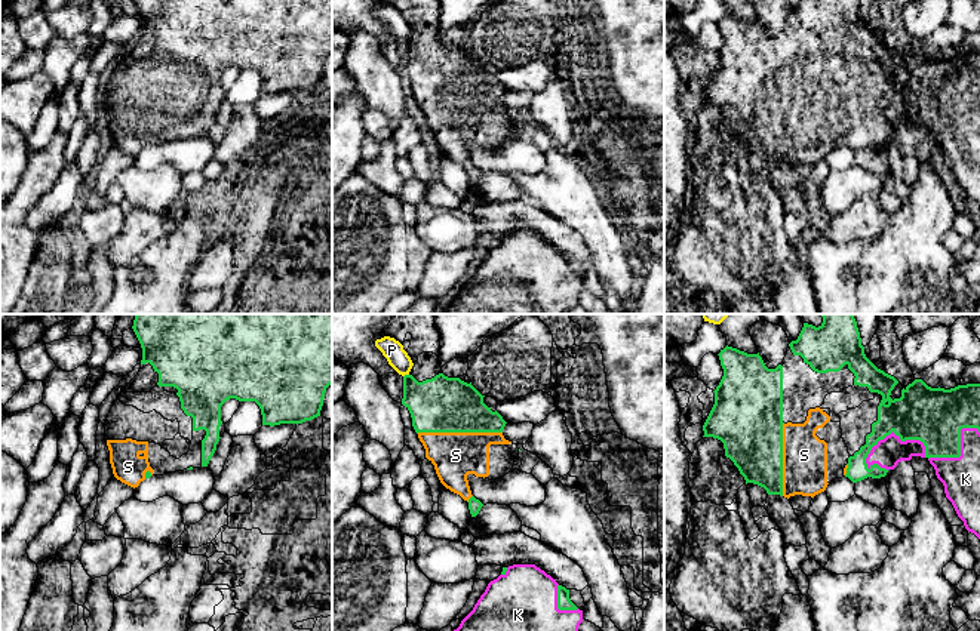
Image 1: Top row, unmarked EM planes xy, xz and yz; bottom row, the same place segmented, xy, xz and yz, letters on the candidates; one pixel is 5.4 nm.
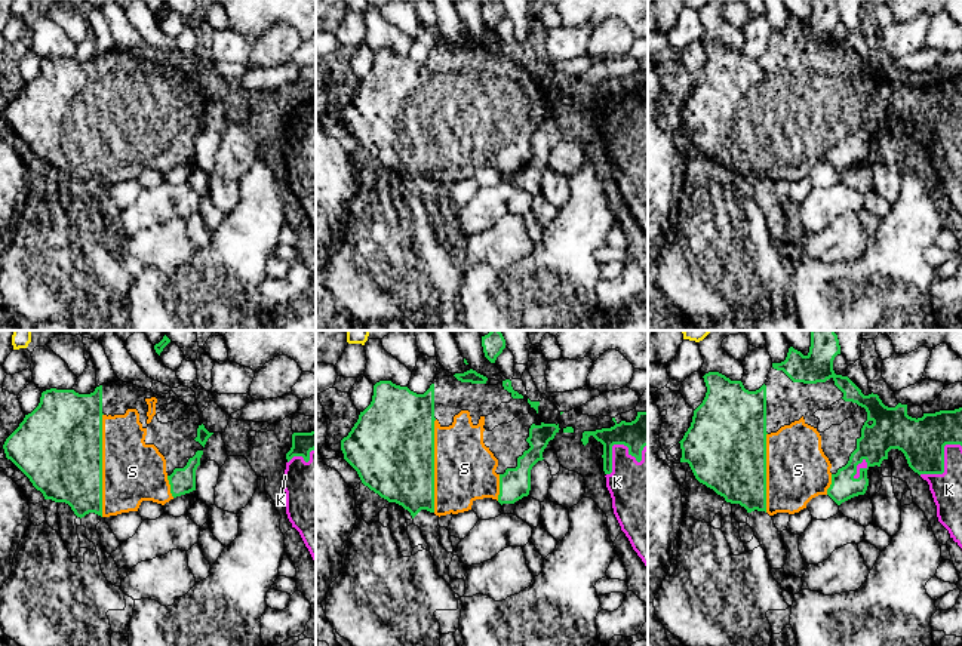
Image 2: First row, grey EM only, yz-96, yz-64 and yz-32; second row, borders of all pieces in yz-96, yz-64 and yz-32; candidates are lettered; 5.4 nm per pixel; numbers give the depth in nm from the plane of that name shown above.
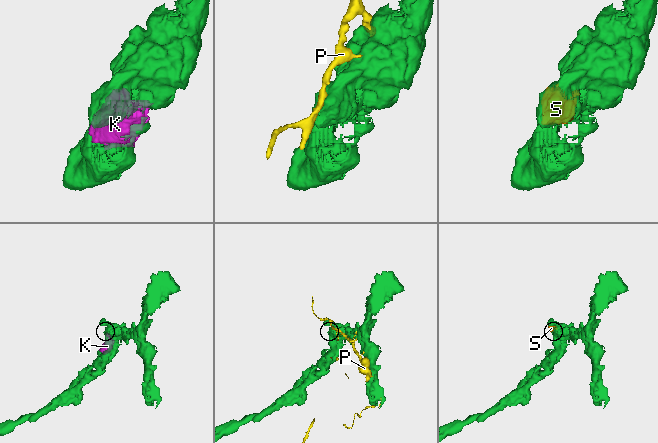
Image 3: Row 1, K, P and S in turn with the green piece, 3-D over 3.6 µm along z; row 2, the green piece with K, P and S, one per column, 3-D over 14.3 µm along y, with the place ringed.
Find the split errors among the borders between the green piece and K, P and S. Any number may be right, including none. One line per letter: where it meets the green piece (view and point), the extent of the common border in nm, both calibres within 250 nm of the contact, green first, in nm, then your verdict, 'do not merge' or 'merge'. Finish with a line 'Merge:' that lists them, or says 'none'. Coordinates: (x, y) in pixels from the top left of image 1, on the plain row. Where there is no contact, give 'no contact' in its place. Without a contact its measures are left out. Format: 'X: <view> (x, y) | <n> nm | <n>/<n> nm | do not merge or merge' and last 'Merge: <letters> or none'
K: yz (896, 102) | 340 nm | 300/160 nm | merge
P: xz (405, 43) | 40 nm | 300/110 nm | do not merge
S: xz (458, 99) | 460 nm | 300/260 nm | merge
Merge: K, S

